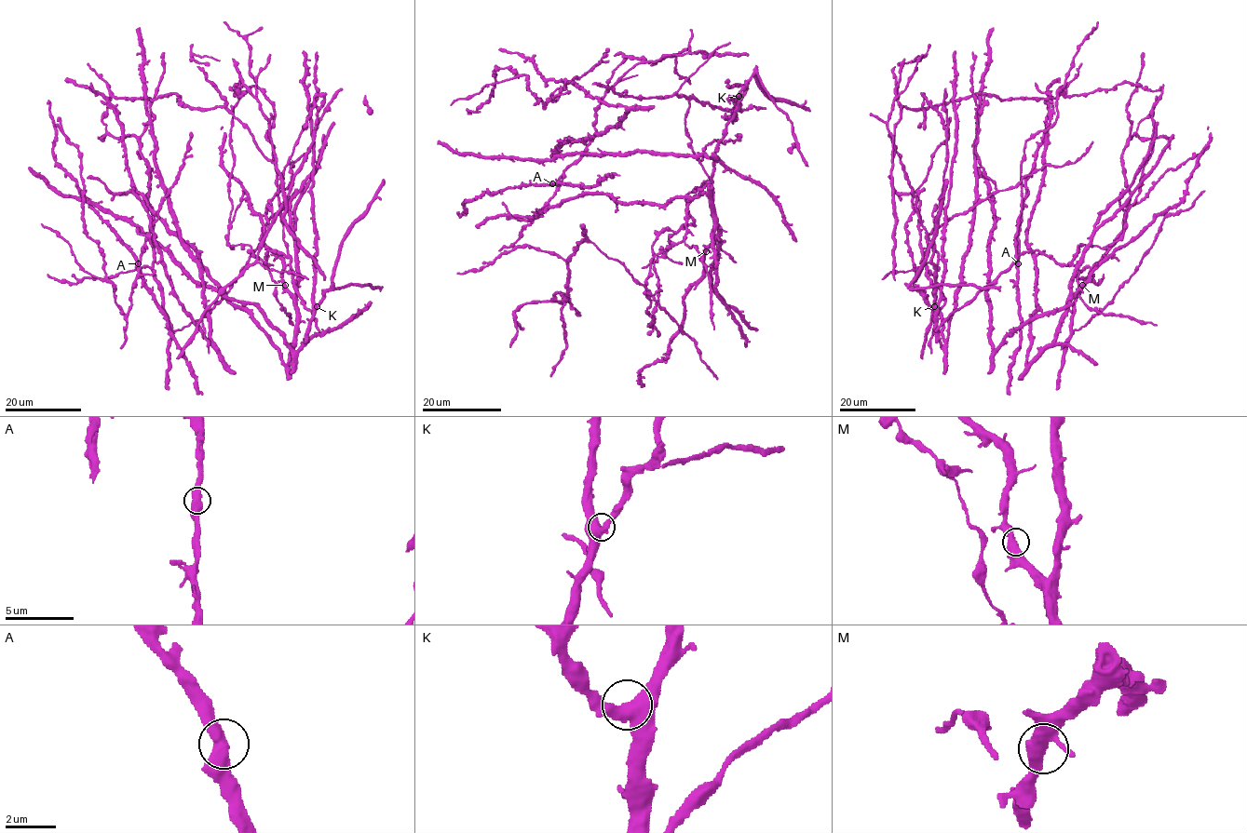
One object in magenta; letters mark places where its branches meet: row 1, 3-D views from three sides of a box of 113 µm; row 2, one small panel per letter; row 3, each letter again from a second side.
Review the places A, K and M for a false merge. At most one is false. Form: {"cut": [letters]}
{"cut": []}

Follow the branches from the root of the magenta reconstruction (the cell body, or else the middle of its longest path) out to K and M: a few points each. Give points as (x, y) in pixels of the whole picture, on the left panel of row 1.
K: (288, 258), (293, 288), (315, 320), (317, 306)
M: (288, 258), (282, 253), (268, 250), (264, 264), (277, 285), (285, 285)

